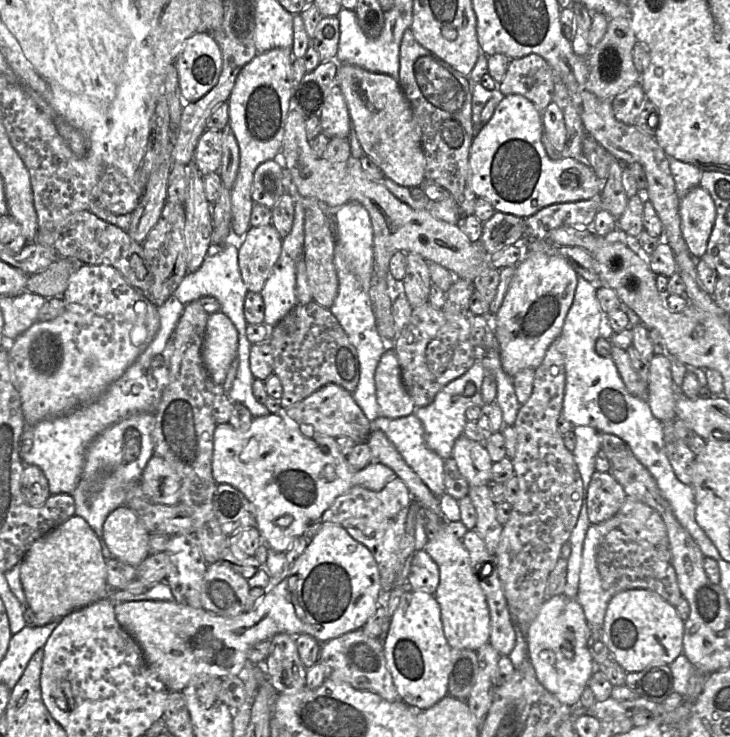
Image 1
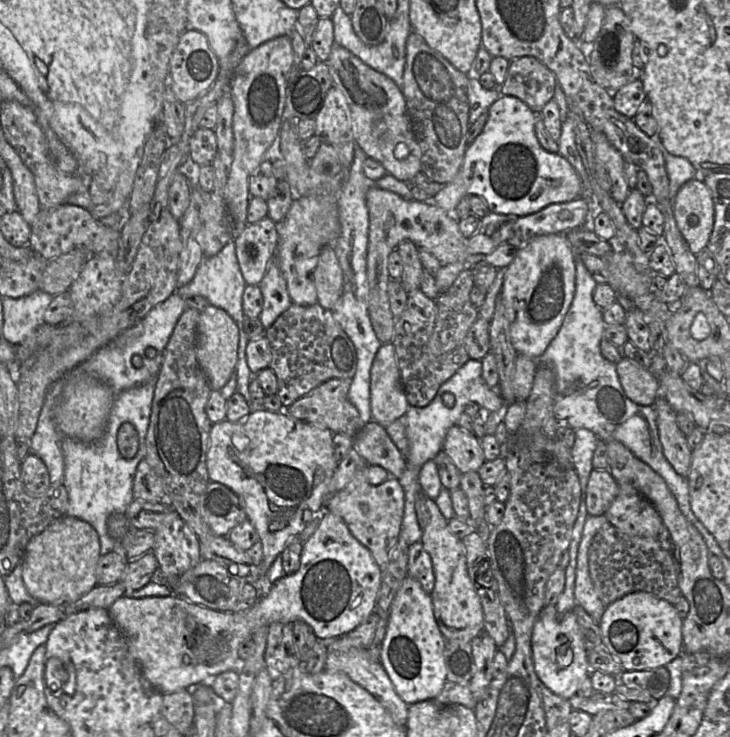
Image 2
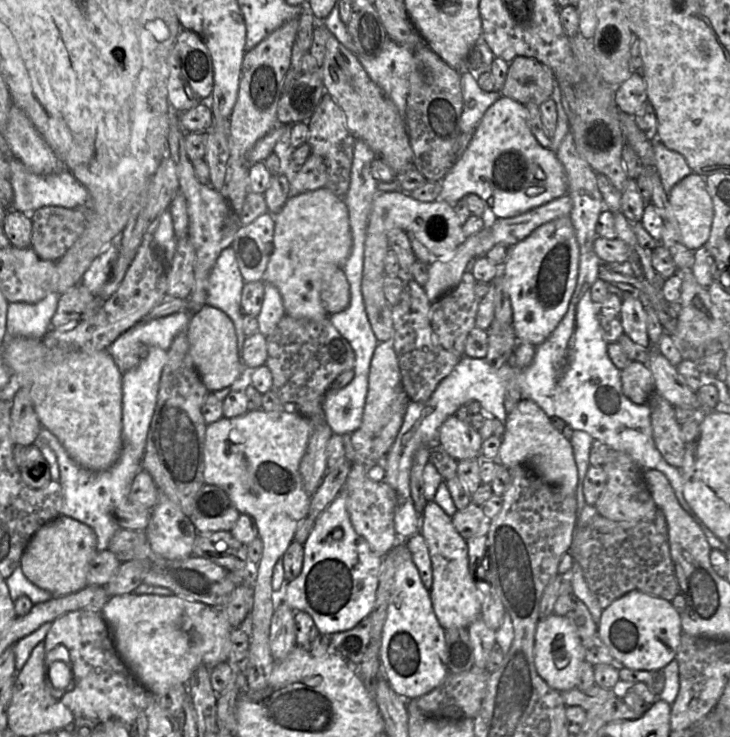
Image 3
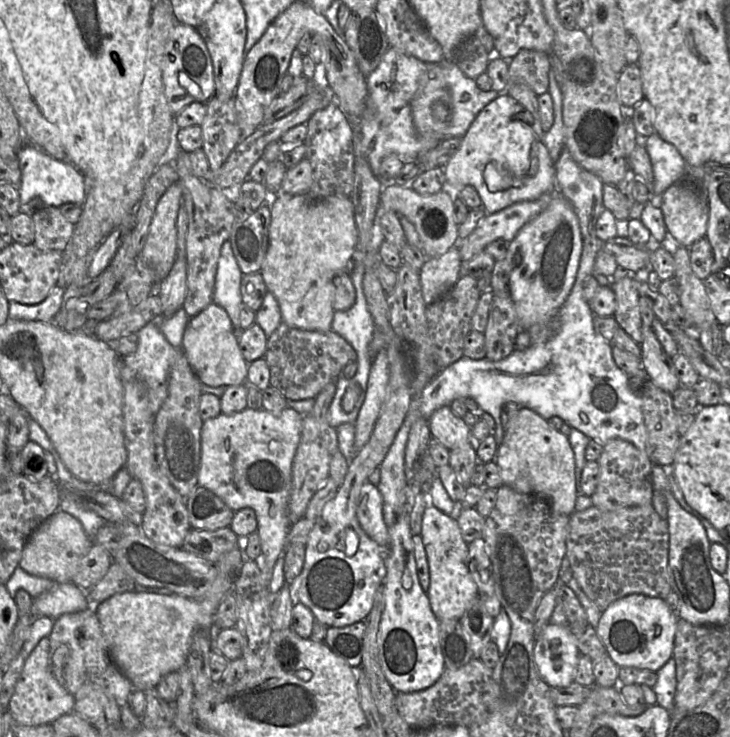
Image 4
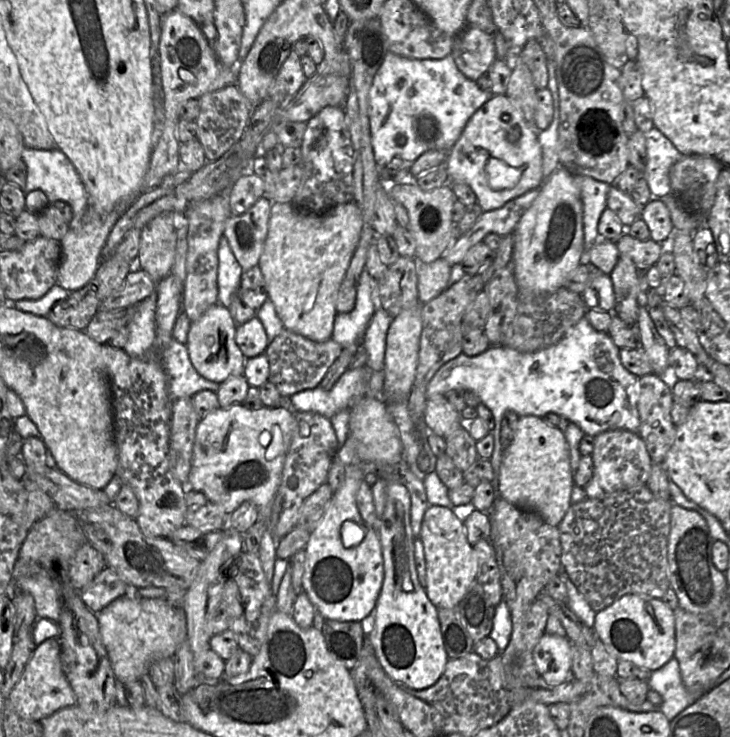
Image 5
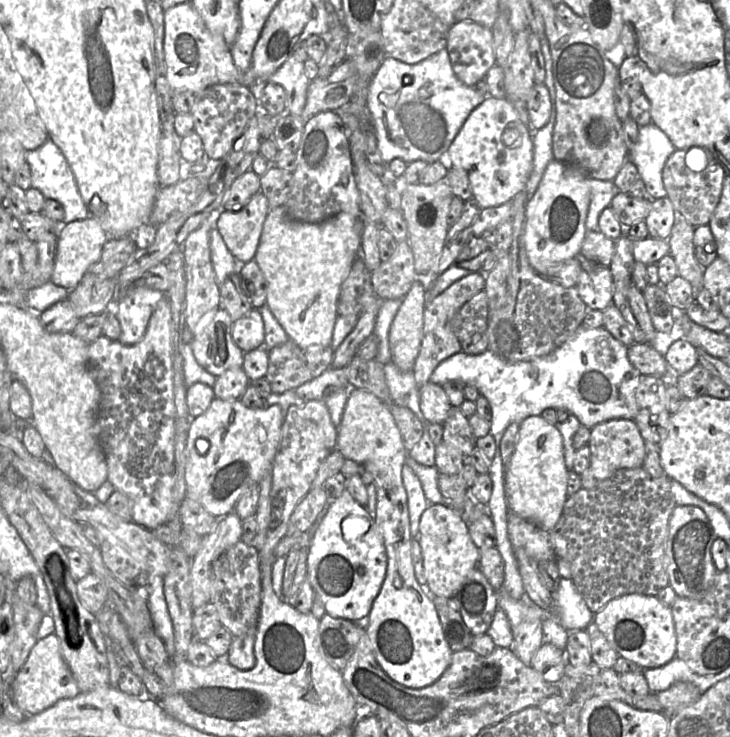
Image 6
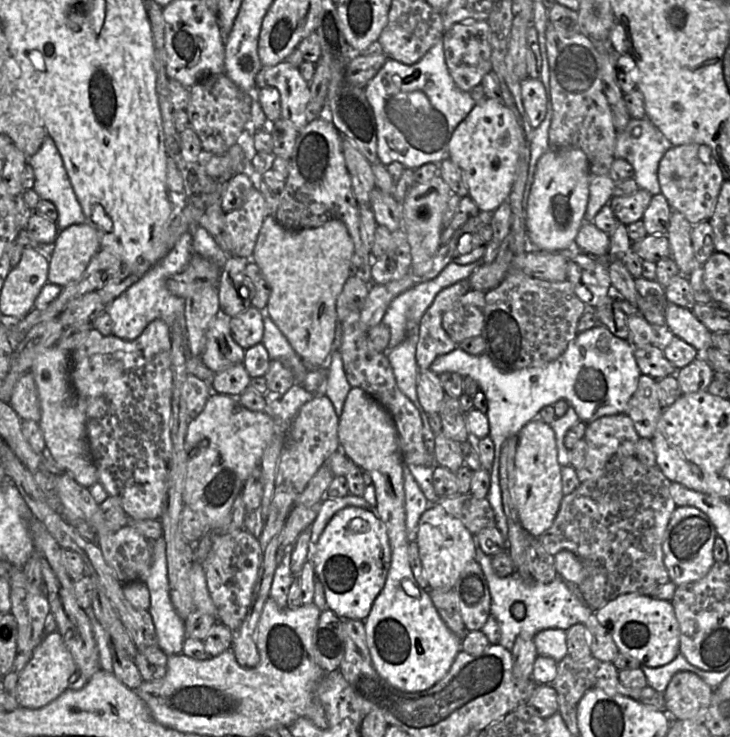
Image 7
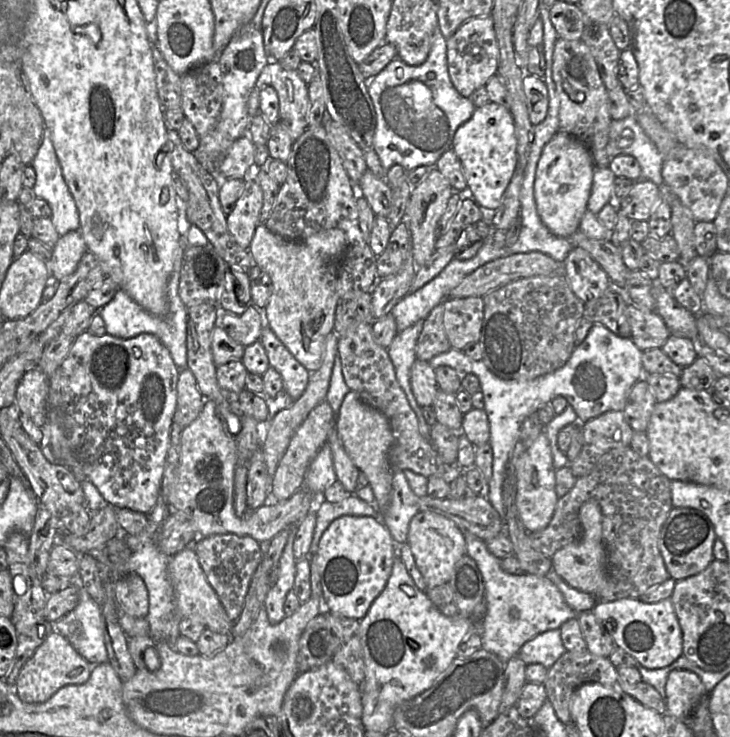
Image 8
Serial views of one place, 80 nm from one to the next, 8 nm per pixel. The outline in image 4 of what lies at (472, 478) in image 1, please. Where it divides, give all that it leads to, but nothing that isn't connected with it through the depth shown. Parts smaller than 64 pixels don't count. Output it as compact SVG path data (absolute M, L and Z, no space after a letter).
M450 406L437 409L430 416L428 424L432 437L448 450L476 444L471 437L471 427L456 416Z

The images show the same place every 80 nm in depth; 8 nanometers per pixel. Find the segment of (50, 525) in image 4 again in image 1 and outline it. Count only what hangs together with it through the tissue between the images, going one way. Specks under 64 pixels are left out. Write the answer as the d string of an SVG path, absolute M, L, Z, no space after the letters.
M77 515L34 541L20 565L20 580L26 601L36 614L46 612L63 618L103 599L109 590L106 559L102 555L100 541L88 523Z

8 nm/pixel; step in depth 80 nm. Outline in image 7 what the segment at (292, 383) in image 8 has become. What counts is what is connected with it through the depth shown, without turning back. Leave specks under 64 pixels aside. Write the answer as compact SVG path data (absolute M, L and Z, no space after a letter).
M264 314L264 333L261 342L267 350L270 360L280 361L292 372L295 384L302 385L308 371L312 368L298 356L267 314Z

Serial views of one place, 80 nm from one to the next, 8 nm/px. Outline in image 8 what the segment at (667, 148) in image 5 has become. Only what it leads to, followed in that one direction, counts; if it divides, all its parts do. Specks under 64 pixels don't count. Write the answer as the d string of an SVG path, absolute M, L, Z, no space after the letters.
M634 114L613 120L607 131L608 142L606 153L609 159L617 155L633 156L641 168L641 179L647 179L663 188L662 163L663 155L645 134Z

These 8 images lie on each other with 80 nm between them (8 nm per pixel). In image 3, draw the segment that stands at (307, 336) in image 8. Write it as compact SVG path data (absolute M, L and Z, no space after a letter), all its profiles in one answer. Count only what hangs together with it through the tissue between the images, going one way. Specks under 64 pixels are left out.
M326 188L292 195L274 216L273 250L264 273L264 282L275 286L283 301L285 314L295 319L321 320L330 316L322 305L321 291L324 283L347 260L352 248L352 235L348 208L344 198L339 198Z

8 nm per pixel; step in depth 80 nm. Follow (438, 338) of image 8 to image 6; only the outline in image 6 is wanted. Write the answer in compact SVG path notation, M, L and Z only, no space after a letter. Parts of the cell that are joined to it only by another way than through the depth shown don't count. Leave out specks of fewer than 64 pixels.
M472 272L455 281L443 292L427 302L423 314L421 346L413 367L414 377L418 387L423 386L430 380L431 374L442 361L462 351L461 342L451 330L450 322L462 305L478 292L484 291L484 288L484 276L480 272Z

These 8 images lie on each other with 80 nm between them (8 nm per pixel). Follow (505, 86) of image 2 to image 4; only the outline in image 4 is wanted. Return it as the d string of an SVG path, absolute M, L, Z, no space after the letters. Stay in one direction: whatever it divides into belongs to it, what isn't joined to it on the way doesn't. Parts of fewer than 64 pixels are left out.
M523 49L508 61L509 84L523 84L529 87L537 96L548 93L549 54Z

